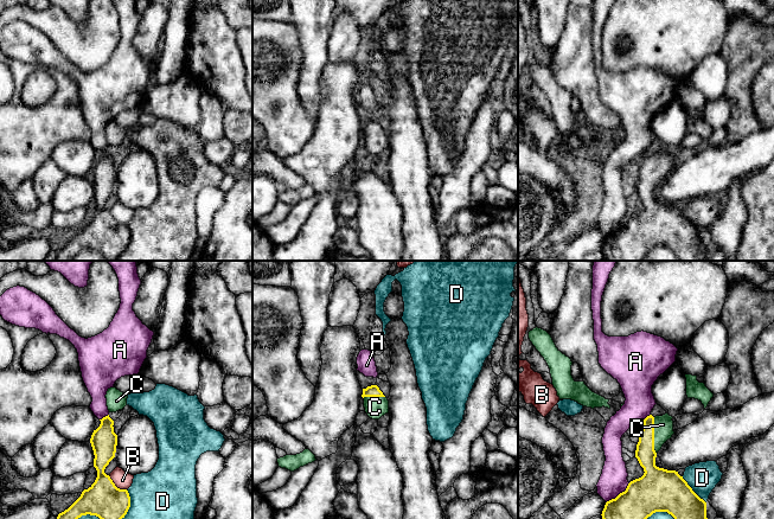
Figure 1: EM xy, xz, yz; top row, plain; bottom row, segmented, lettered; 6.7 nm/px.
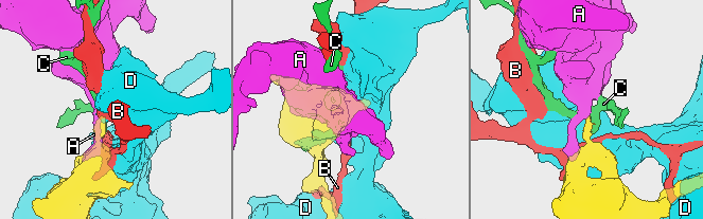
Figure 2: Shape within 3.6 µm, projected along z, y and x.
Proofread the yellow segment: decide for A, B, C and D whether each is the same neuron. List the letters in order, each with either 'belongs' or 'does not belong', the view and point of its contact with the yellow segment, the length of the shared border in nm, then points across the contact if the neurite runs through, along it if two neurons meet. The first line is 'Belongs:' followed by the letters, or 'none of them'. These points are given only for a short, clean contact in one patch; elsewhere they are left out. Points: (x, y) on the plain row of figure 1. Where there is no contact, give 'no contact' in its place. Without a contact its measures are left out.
Belongs: C
A: does not belong; meets yellow in yz at (620, 228); contact 220 nm long
B: does not belong; meets yellow in xy at (115, 220); contact 160 nm long
C: belongs; meets yellow in yz at (653, 170); contact 240 nm long
D: does not belong; meets yellow in yz at (691, 224); contact 240 nm long

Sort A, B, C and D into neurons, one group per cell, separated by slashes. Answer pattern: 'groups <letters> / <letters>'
groups A / B / C / D

